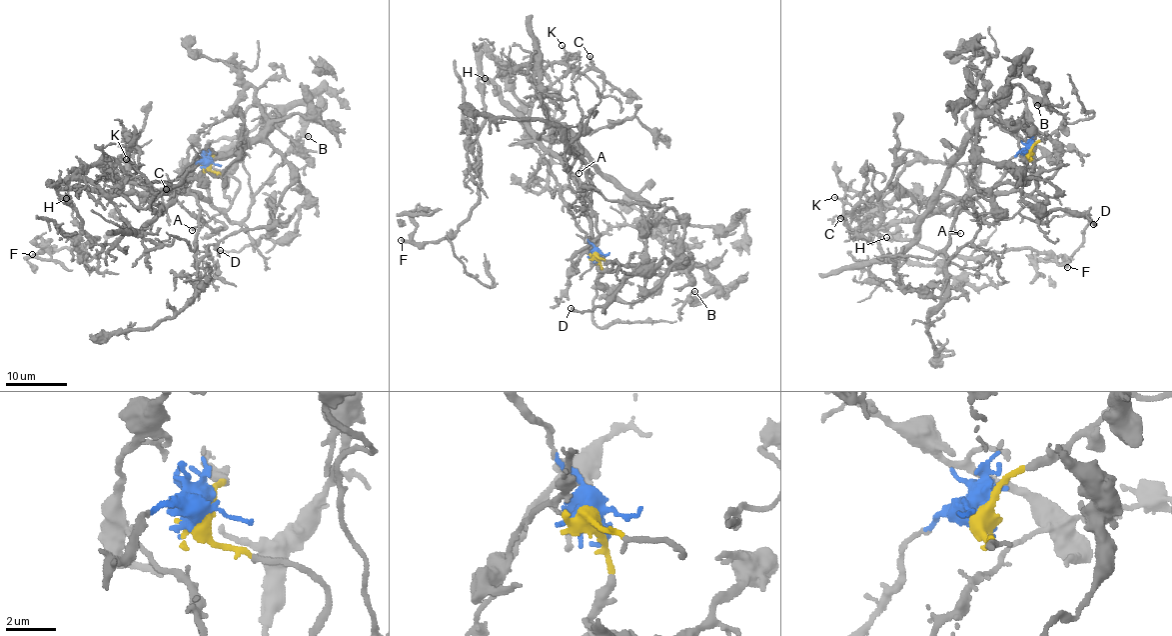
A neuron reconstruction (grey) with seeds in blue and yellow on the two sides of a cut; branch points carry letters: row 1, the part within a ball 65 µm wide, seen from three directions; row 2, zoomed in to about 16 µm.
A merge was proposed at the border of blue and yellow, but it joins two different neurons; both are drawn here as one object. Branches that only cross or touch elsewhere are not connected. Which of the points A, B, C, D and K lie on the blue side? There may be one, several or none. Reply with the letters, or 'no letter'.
B, C, D, K

